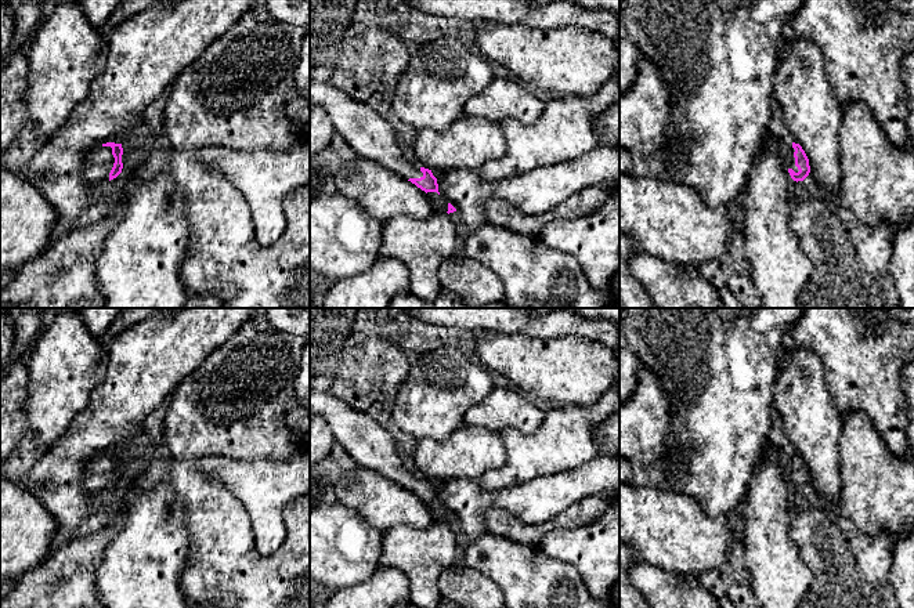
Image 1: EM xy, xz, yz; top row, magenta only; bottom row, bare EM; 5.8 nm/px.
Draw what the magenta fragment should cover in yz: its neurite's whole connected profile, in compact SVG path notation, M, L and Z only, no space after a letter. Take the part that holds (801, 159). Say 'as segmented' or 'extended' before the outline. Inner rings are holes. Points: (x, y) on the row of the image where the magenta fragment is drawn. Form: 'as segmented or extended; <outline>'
extended; M792 142L792 148L787 155L787 167L794 181L803 181L809 173L809 159L799 144Z

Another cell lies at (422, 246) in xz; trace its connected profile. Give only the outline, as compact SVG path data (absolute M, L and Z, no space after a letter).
M434 213L427 220L398 214L383 222L382 239L380 257L397 258L408 268L412 296L433 301L444 292L438 268L460 253L448 213Z

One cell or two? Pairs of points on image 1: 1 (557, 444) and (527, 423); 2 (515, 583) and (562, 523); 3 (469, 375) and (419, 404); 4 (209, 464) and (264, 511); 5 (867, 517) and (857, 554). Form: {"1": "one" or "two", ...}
{"1": "two", "2": "two", "3": "one", "4": "one", "5": "two"}

